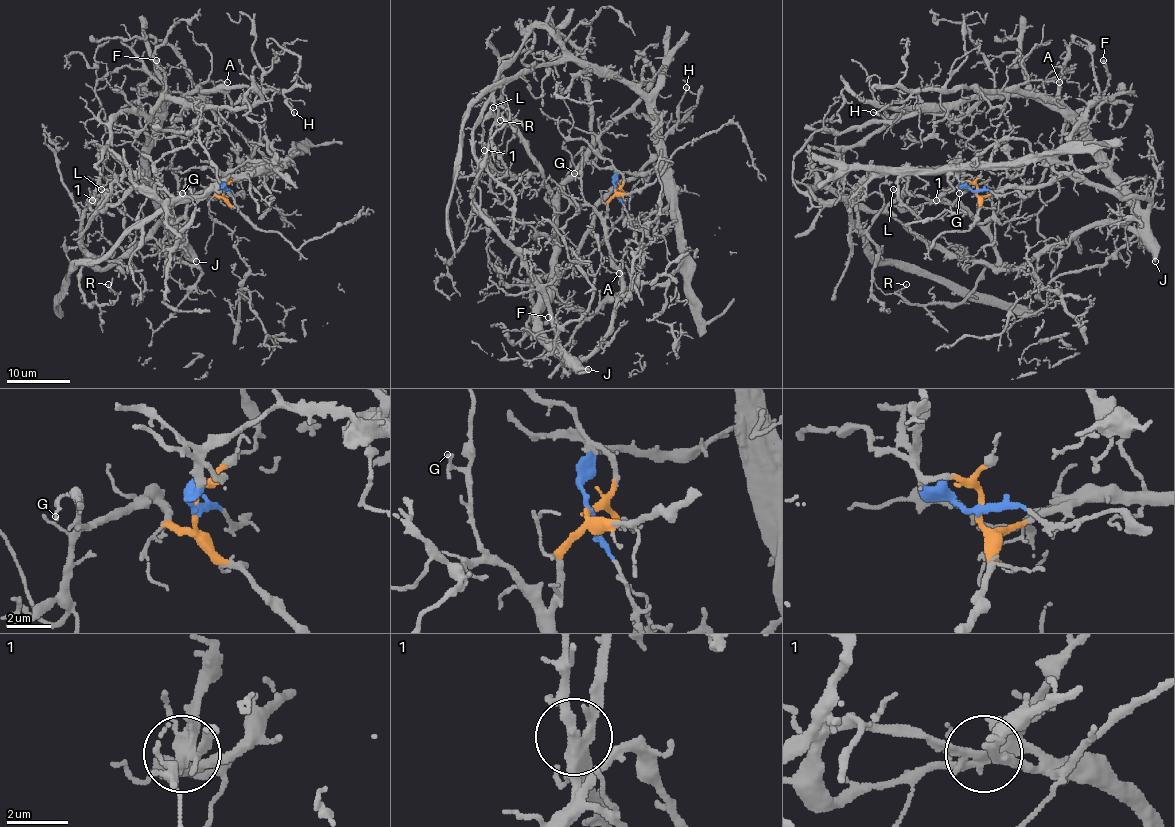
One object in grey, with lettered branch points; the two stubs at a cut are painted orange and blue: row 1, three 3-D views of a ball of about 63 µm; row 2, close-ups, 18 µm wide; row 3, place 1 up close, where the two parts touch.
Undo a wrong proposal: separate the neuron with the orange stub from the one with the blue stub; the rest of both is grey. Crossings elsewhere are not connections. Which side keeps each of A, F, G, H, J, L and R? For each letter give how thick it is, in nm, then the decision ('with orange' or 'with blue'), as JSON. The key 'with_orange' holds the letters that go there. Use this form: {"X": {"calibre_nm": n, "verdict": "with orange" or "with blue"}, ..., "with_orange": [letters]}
{"A": {"calibre_nm": 110, "verdict": "with orange"}, "F": {"calibre_nm": 150, "verdict": "with orange"}, "G": {"calibre_nm": 100, "verdict": "with orange"}, "H": {"calibre_nm": 160, "verdict": "with orange"}, "J": {"calibre_nm": 440, "verdict": "with orange"}, "L": {"calibre_nm": 150, "verdict": "with orange"}, "R": {"calibre_nm": 120, "verdict": "with orange"}, "with_orange": ["A", "F", "G", "H", "J", "L", "R"]}

